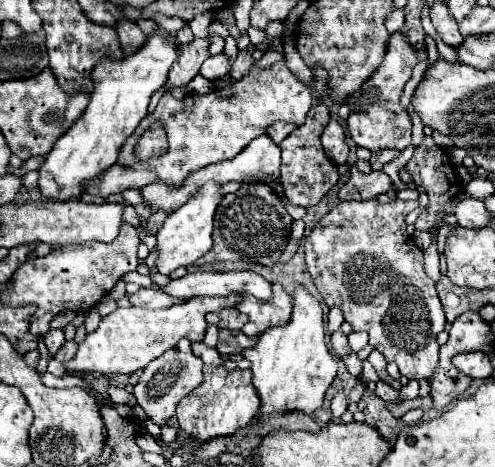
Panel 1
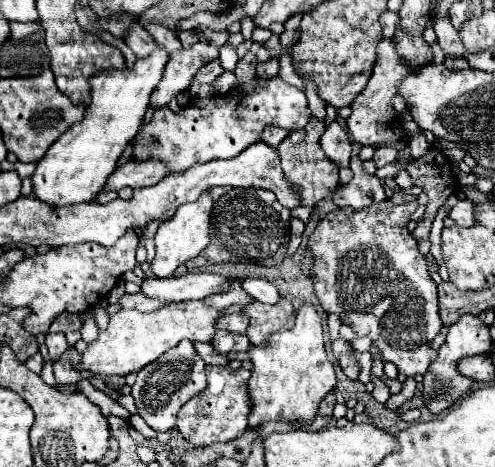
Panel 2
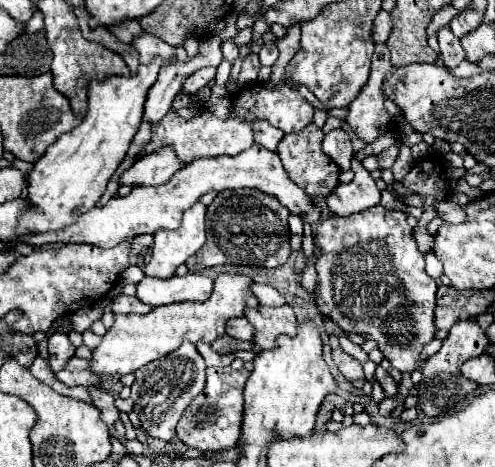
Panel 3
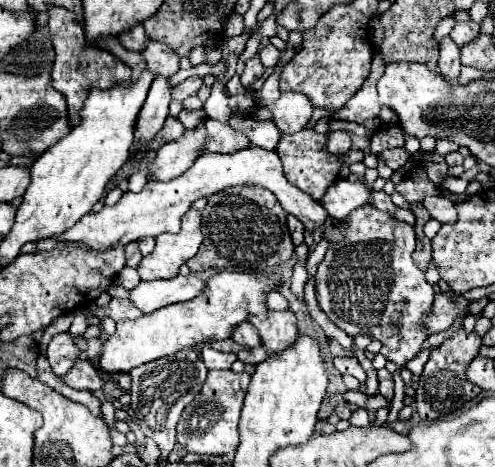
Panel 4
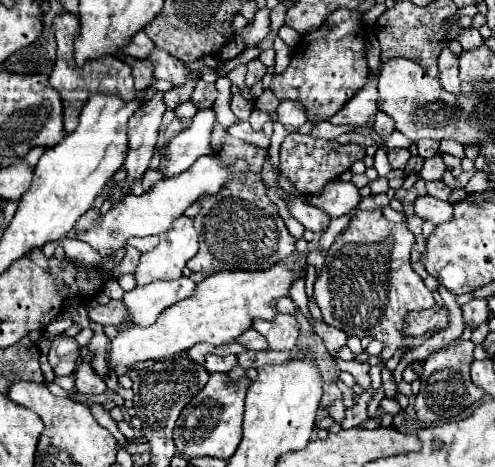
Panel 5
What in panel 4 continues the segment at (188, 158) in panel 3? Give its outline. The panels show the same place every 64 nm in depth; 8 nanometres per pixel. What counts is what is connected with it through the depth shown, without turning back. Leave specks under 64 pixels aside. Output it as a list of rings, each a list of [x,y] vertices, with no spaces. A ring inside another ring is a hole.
[[[281,92],[280,98],[270,106],[274,114],[274,124],[282,134],[300,132],[313,113],[313,106],[303,94],[296,92]],[[168,118],[166,124],[164,124],[164,128],[160,130],[160,136],[164,138],[164,142],[178,140],[182,134],[184,134],[184,126],[182,126],[180,120],[176,120],[176,118]],[[206,120],[206,144],[204,152],[220,152],[220,154],[232,154],[242,148],[248,148],[250,142],[246,136],[234,132],[226,122]]]

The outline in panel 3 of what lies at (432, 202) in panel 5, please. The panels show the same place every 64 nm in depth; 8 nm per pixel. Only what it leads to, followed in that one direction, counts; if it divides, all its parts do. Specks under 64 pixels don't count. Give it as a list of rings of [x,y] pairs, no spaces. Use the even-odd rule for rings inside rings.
[[[440,200],[440,202],[436,202],[436,214],[444,222],[448,222],[448,224],[462,224],[466,220],[462,206],[456,204],[456,202],[452,202],[452,200]]]

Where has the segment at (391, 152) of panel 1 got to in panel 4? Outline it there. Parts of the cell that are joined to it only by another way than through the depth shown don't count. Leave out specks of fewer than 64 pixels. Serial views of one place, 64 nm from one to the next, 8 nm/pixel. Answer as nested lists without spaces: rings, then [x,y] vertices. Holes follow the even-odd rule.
[[[390,148],[390,150],[384,150],[380,156],[392,170],[400,170],[410,160],[410,154],[404,148]]]

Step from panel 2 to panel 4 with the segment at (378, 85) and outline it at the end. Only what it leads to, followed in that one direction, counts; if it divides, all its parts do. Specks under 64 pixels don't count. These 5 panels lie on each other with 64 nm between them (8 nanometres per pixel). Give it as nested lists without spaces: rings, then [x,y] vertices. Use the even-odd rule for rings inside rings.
[[[376,54],[376,58],[372,60],[372,72],[366,78],[364,86],[348,100],[348,104],[344,104],[344,108],[340,108],[336,114],[332,114],[332,120],[348,120],[348,122],[356,122],[366,126],[372,134],[380,128],[380,104],[378,104],[378,92],[376,92],[376,84],[380,80],[384,72],[384,62],[380,58],[380,54]]]

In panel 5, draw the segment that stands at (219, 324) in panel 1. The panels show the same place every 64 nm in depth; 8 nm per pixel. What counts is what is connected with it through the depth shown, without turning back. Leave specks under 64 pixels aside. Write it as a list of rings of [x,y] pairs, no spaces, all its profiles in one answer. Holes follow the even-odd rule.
[[[250,328],[248,332],[244,332],[236,342],[242,344],[242,346],[246,346],[248,350],[268,350],[268,342],[254,328]]]

